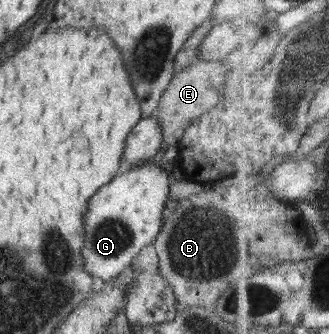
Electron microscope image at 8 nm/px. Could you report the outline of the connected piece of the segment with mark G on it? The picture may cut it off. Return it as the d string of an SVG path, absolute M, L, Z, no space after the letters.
M157 157L146 161L131 169L121 170L114 176L110 183L103 185L98 192L90 198L87 215L84 215L84 243L81 247L82 258L84 258L84 270L92 277L100 277L104 281L112 277L118 277L130 268L132 261L147 246L152 244L160 229L162 228L161 217L166 208L170 195L168 172L158 166Z

